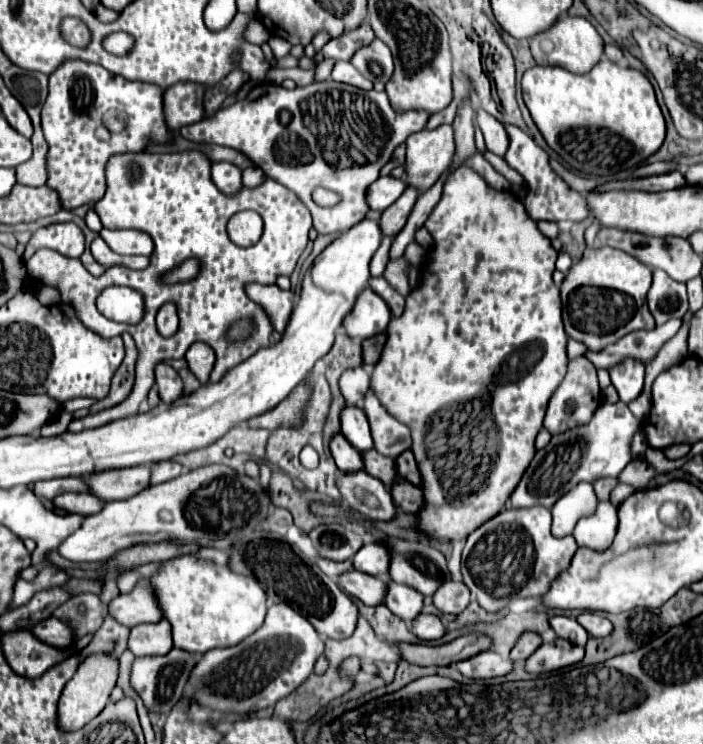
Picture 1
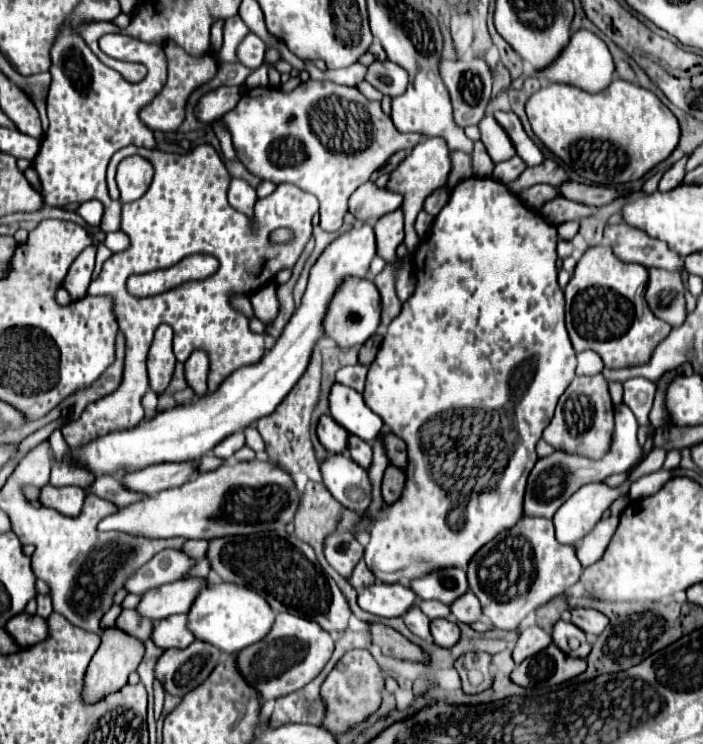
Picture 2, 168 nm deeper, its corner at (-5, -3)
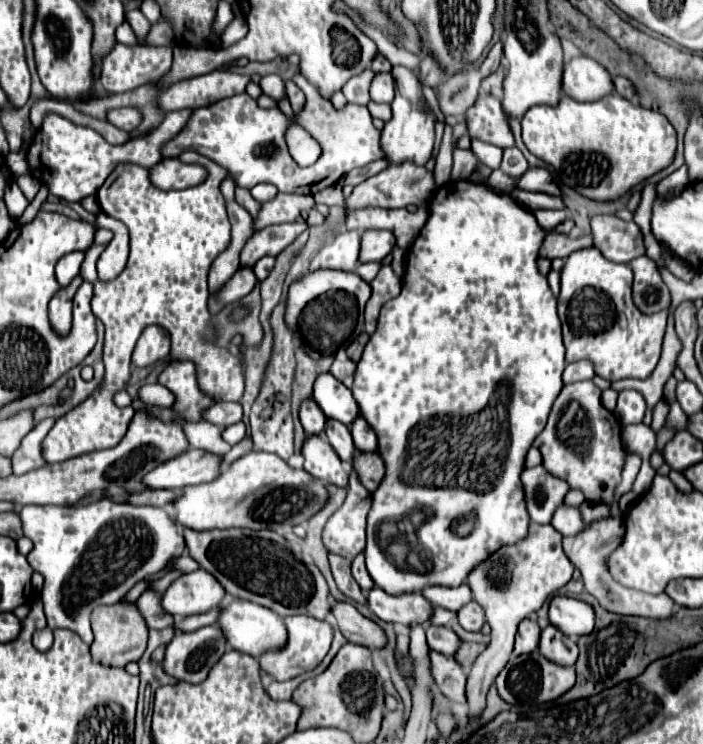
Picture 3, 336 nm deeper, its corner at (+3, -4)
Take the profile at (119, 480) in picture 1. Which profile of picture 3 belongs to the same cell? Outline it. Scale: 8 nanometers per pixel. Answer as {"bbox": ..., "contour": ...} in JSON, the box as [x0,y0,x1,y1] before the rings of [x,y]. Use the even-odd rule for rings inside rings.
{"bbox":[144,449,222,490],"contour":[[[188,449],[180,458],[164,462],[150,474],[146,474],[144,484],[150,488],[170,488],[180,490],[184,486],[204,484],[214,480],[222,472],[222,456],[200,449]]]}

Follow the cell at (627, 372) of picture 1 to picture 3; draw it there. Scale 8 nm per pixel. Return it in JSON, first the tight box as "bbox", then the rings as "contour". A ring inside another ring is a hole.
{"bbox":[614,390,646,426],"contour":[[[624,390],[618,394],[618,406],[614,410],[614,416],[622,426],[626,424],[640,424],[646,414],[646,402],[642,394],[636,390]]]}

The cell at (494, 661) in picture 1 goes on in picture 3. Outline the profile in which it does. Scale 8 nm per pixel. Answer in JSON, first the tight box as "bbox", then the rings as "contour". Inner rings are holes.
{"bbox":[428,650,466,704],"contour":[[[434,650],[428,652],[428,660],[432,678],[440,688],[440,692],[458,704],[466,704],[466,694],[464,694],[466,674],[462,672],[460,664],[454,658],[446,658]]]}

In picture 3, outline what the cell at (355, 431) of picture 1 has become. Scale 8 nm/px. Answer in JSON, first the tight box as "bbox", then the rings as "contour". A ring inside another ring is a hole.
{"bbox":[314,372,360,426],"contour":[[[324,372],[316,378],[314,400],[328,418],[340,420],[346,426],[350,426],[354,418],[360,414],[352,392],[340,380],[336,380],[330,372]]]}

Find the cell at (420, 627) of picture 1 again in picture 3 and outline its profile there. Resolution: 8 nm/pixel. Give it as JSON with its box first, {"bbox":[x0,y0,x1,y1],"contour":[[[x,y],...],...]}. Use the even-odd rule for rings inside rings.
{"bbox":[426,624,460,656],"contour":[[[430,624],[426,628],[426,638],[428,638],[428,646],[440,654],[446,656],[454,656],[458,652],[458,644],[460,638],[454,634],[454,630],[446,628],[446,626],[434,626]]]}

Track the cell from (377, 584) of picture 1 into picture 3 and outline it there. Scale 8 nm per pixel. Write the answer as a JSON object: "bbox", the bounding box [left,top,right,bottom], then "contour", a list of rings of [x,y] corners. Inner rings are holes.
{"bbox":[368,588,434,624],"contour":[[[372,588],[368,594],[368,608],[384,622],[392,624],[424,624],[430,620],[434,606],[422,594],[402,594],[390,596],[380,588]]]}

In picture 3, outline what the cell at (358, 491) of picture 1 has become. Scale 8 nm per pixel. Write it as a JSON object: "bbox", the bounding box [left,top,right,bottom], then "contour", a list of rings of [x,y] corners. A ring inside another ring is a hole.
{"bbox":[302,434,348,486],"contour":[[[324,434],[306,436],[302,444],[302,456],[304,456],[304,470],[314,478],[334,486],[348,484],[348,470],[342,466],[342,460],[338,458],[338,454],[334,452]]]}

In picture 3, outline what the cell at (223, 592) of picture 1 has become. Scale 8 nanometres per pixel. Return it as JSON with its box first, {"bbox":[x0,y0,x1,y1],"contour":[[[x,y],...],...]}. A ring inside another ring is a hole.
{"bbox":[218,600,288,658],"contour":[[[234,600],[234,602],[222,602],[222,614],[218,618],[218,626],[224,630],[228,644],[244,654],[250,654],[254,658],[260,658],[266,652],[276,652],[282,650],[286,646],[288,640],[288,632],[284,626],[284,620],[274,614],[270,608],[258,606],[254,602],[244,602],[244,600]]]}

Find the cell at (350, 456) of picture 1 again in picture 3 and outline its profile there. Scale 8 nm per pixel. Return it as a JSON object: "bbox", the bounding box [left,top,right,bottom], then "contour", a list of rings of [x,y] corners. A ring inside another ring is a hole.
{"bbox":[300,398,326,434],"contour":[[[314,398],[300,402],[300,422],[302,422],[306,434],[320,434],[324,430],[326,416],[322,414],[322,410],[314,402]]]}

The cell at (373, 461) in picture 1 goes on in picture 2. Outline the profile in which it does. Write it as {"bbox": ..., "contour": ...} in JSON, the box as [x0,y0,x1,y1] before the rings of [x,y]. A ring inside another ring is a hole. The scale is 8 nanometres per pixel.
{"bbox":[348,435,372,469],"contour":[[[350,435],[350,445],[348,445],[348,453],[350,457],[364,469],[368,469],[372,465],[372,447],[366,441],[358,441],[358,437]]]}

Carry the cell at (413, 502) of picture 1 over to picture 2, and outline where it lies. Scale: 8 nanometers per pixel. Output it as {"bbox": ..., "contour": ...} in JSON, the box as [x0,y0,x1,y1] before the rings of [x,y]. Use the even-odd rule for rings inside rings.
{"bbox":[382,465,406,505],"contour":[[[390,465],[382,479],[382,499],[386,505],[392,505],[400,499],[406,483],[406,473],[394,465]]]}

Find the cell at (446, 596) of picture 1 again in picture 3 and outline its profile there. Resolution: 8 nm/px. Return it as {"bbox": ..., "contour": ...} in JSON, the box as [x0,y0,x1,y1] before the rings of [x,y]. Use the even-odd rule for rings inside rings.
{"bbox":[458,602,486,632],"contour":[[[470,602],[458,612],[458,622],[468,632],[480,632],[480,628],[486,624],[486,616],[476,602]]]}

